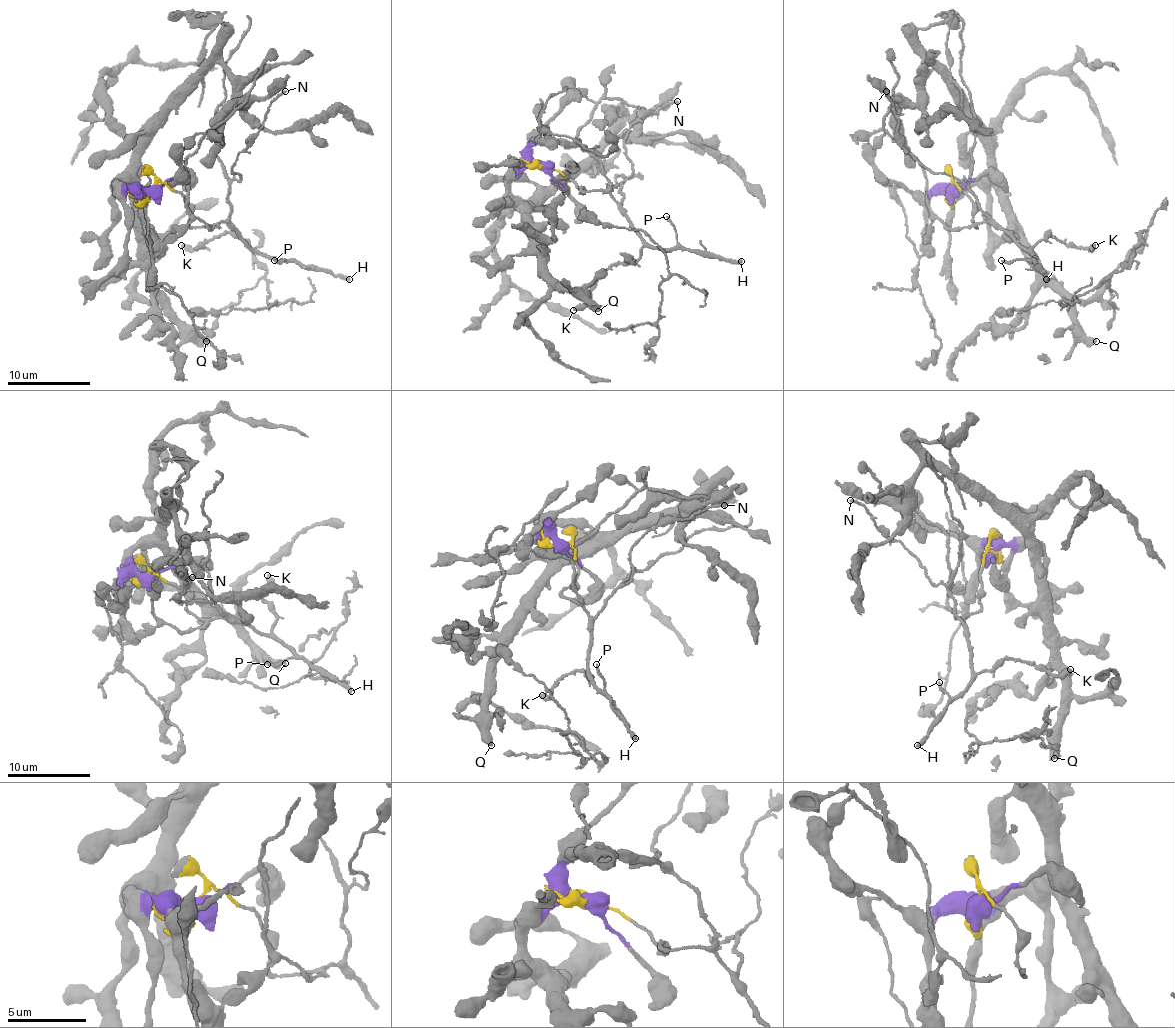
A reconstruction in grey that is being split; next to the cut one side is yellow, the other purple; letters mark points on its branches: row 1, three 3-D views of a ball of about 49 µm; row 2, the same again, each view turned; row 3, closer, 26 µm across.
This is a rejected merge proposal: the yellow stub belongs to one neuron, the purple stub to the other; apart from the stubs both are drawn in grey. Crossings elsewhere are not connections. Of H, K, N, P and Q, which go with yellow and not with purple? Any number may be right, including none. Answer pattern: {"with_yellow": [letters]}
{"with_yellow": ["H", "K", "N", "P"]}

